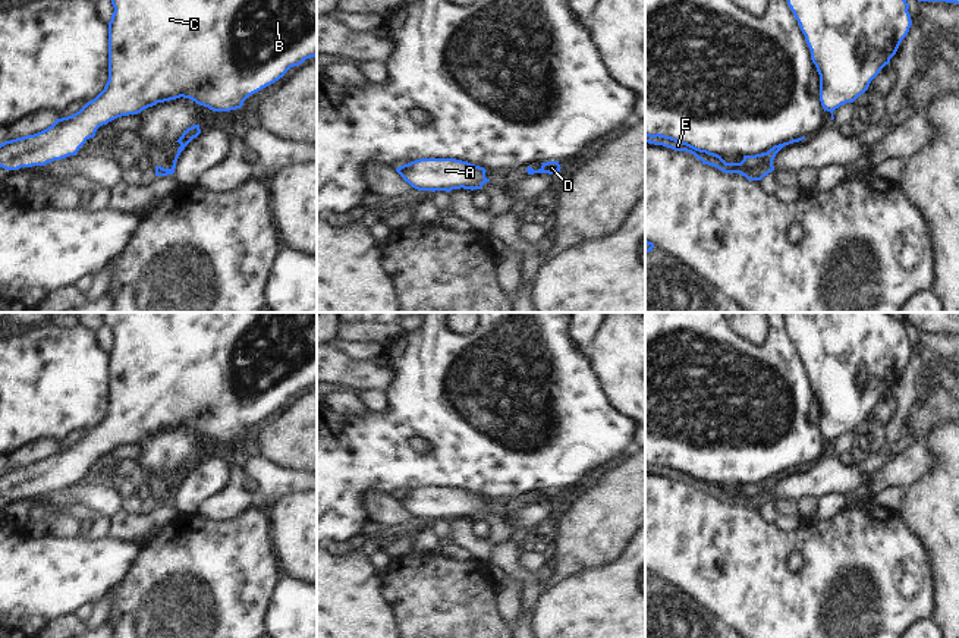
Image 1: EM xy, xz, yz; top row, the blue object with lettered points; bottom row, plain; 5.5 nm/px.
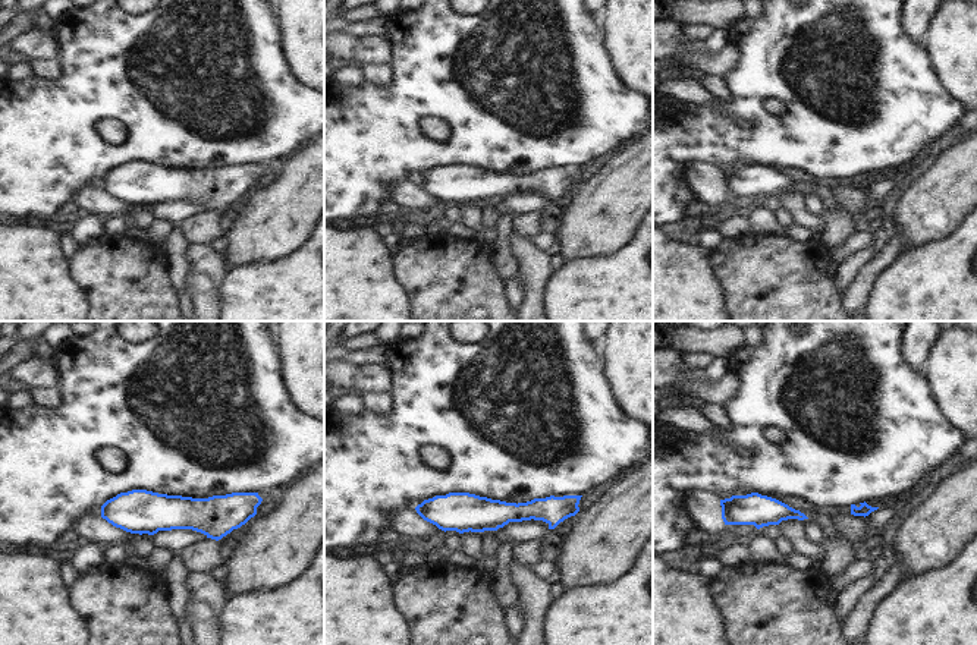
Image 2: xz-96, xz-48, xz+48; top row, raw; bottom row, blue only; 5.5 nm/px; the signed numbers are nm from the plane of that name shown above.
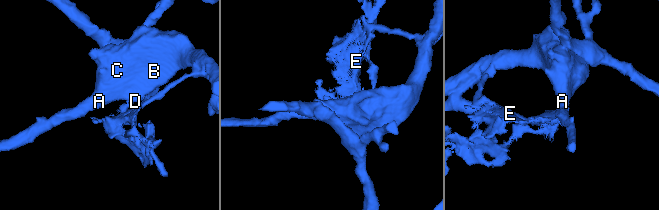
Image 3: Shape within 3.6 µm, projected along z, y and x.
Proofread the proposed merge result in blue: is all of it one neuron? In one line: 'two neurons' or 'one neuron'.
two neurons

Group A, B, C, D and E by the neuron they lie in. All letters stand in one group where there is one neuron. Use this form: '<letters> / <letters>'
A B C D / E

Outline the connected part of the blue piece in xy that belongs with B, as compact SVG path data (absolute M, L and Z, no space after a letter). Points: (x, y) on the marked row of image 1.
M111 0L111 4L109 81L104 89L79 111L56 119L47 129L0 144L0 167L18 170L76 155L100 126L180 97L213 111L240 109L249 95L317 56L317 0Z

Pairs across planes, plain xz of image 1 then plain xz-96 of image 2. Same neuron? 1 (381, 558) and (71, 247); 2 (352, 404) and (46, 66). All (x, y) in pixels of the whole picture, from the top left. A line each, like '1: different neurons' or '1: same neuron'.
1: same neuron
2: different neurons

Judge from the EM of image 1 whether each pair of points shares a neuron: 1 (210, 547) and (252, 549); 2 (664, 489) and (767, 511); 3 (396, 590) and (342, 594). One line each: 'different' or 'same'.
1: same
2: different
3: different

